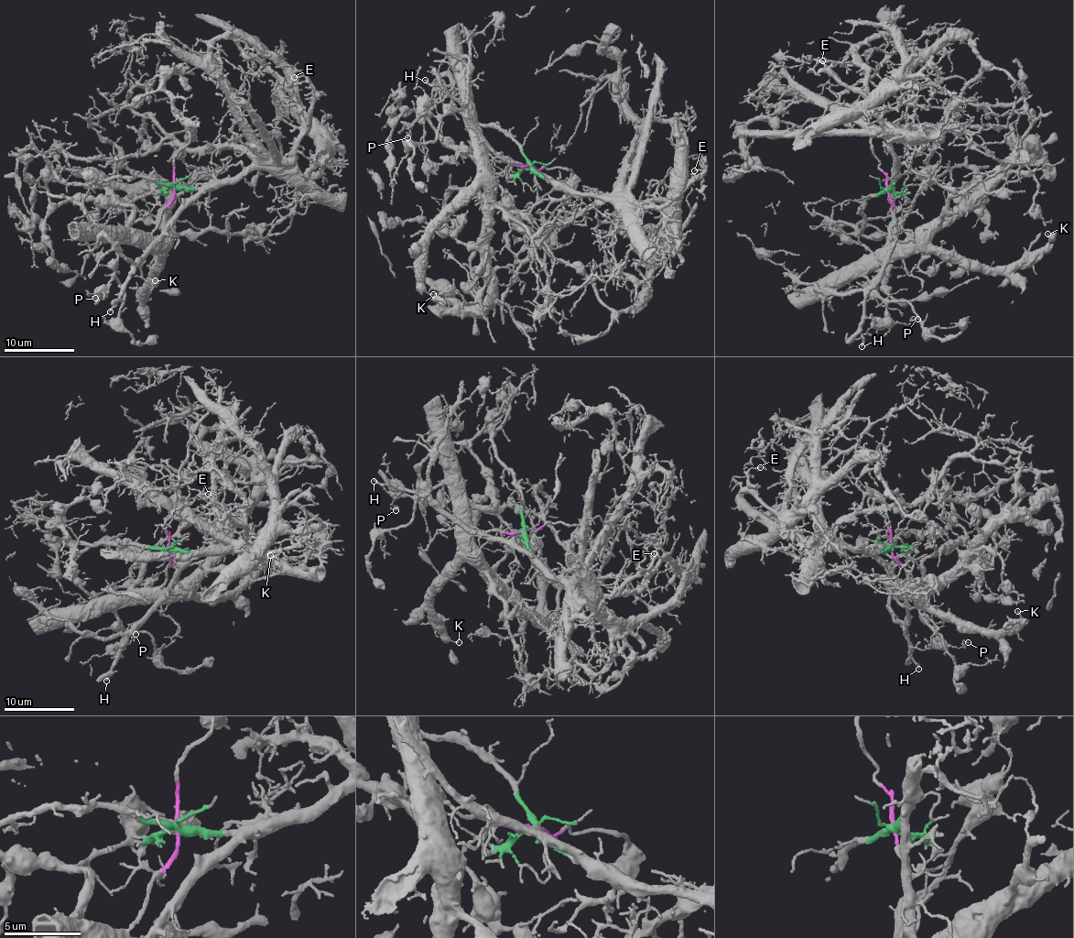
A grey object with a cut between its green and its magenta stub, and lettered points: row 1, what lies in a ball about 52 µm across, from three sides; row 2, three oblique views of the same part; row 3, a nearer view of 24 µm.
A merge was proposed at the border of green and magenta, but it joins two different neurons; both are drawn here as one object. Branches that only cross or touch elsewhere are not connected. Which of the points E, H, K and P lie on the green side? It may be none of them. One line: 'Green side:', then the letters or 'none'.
Green side: E, H

